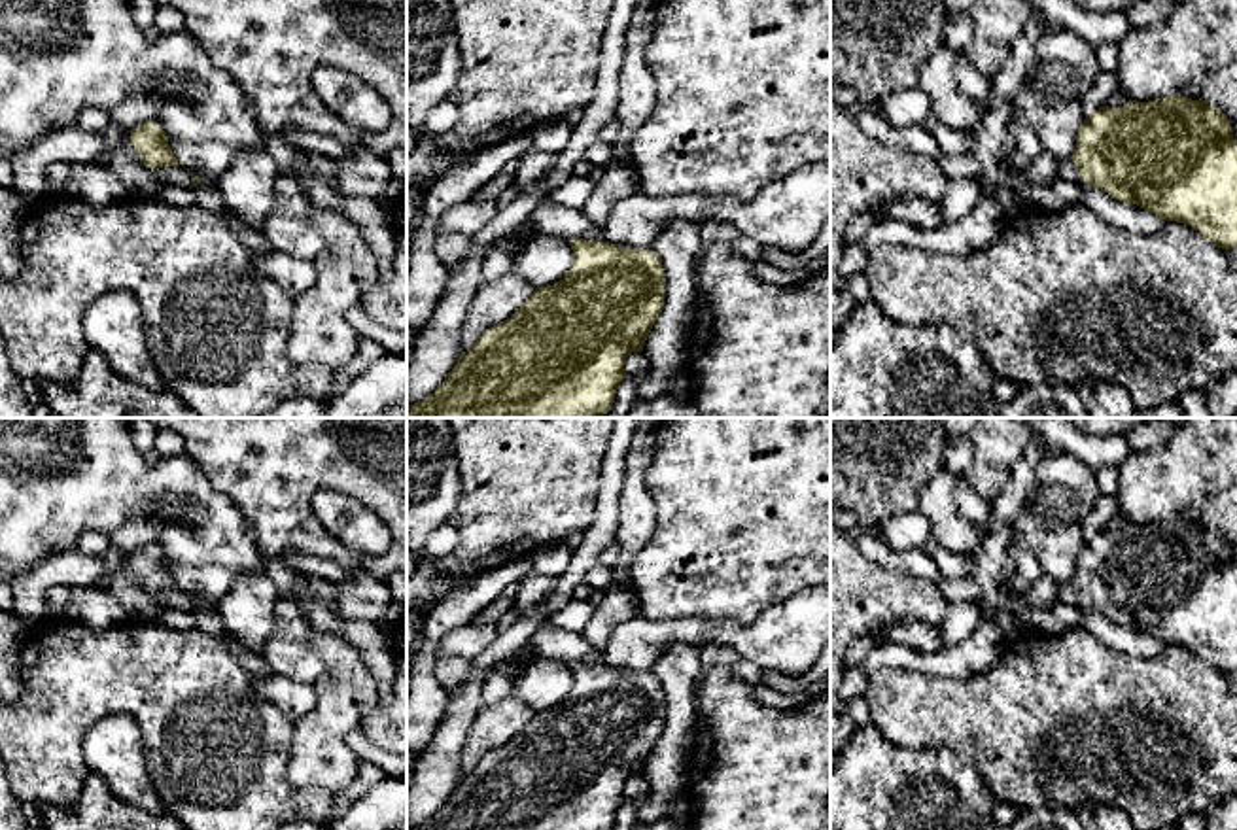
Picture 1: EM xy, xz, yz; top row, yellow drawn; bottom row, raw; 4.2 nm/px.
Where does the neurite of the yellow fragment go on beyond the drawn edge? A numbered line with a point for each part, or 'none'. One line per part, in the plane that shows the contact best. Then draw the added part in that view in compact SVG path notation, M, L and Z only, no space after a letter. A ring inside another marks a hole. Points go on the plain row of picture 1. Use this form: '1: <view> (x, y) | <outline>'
1: xz (566, 647) | M552 630L549 631L537 631L530 643L528 643L533 652L539 658L549 658L549 660L560 660L566 664L603 664L601 650L592 647L583 633L567 633L567 631L558 631L554 633ZM603 664L605 666L605 664Z

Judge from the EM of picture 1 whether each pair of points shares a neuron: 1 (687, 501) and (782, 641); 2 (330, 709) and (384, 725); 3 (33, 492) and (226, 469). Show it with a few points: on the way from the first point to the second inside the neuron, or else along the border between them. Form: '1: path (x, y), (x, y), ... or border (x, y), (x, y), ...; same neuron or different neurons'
1: border (801, 590), (765, 607), (748, 622), (717, 621); different neurons
2: border (377, 704), (365, 715), (360, 728); different neurons
3: border (184, 452), (233, 503); different neurons

